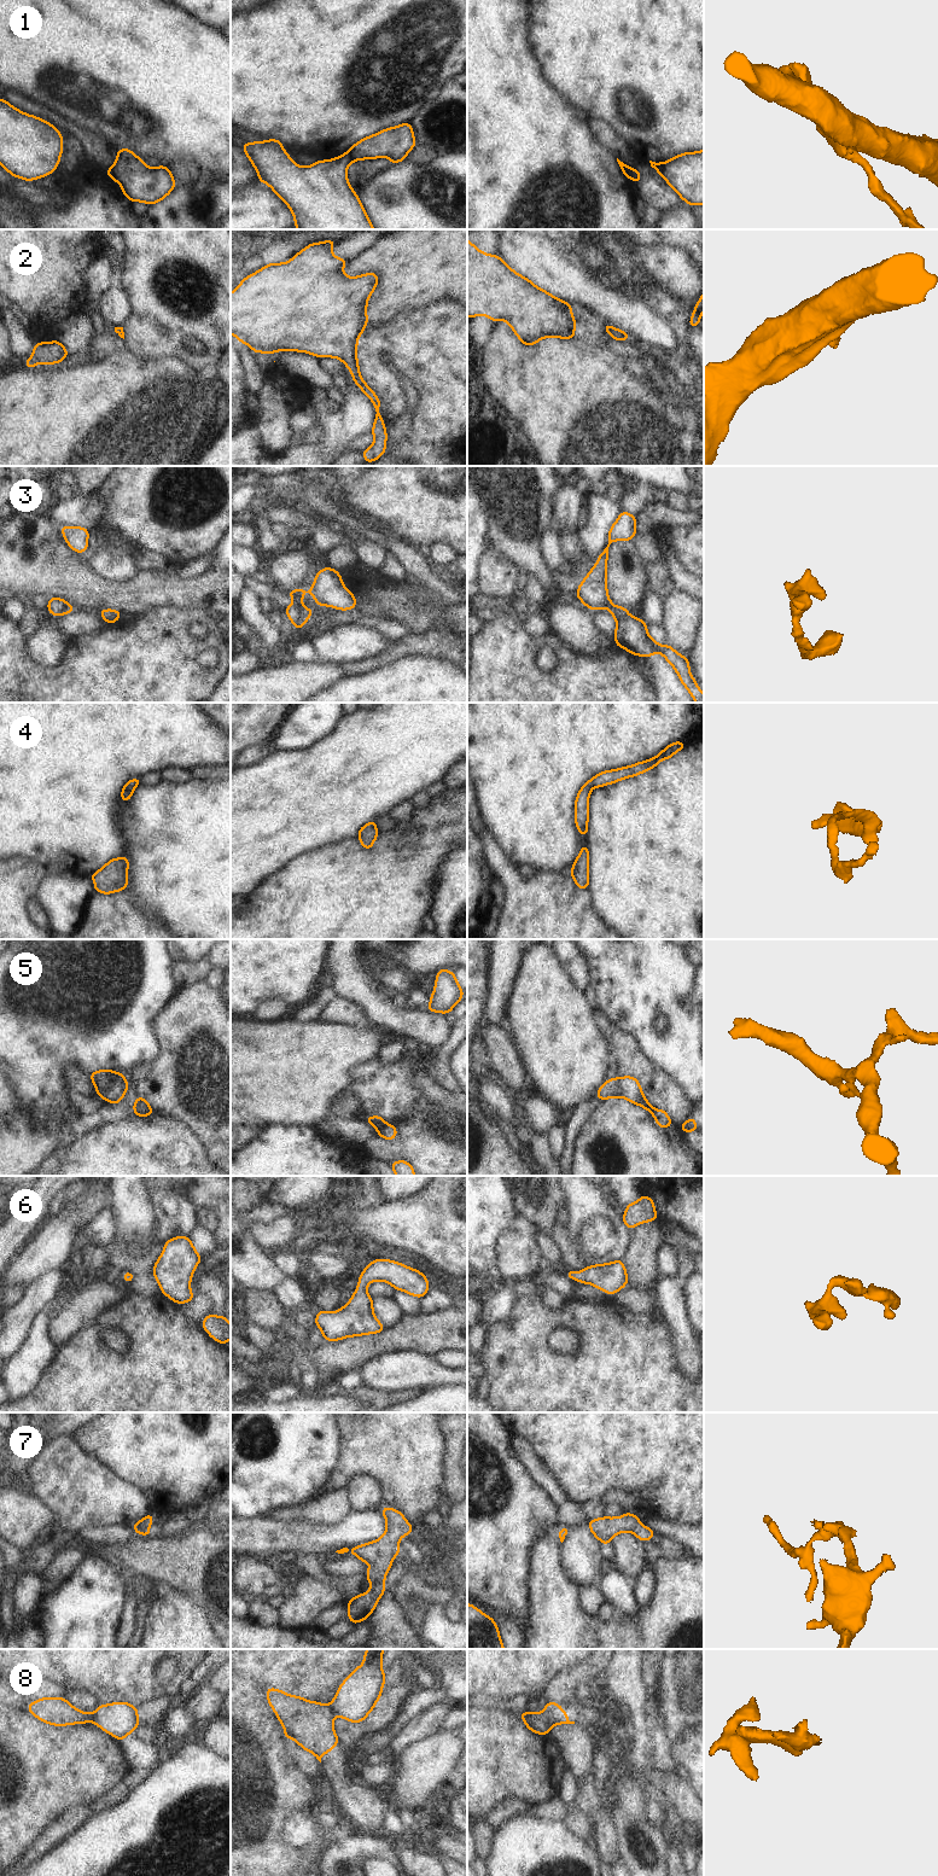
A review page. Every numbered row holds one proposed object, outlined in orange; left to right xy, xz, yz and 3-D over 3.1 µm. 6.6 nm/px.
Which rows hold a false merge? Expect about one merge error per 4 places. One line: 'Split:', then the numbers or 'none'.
Split: 1, 5, 7, 8

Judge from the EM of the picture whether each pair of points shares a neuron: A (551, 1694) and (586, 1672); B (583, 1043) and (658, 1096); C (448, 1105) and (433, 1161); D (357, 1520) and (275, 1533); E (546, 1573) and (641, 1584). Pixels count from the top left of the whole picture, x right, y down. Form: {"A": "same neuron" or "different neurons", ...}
{"A": "same neuron", "B": "different neurons", "C": "same neuron", "D": "same neuron", "E": "different neurons"}

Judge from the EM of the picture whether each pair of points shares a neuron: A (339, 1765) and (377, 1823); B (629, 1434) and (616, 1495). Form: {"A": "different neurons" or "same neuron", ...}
{"A": "same neuron", "B": "different neurons"}

